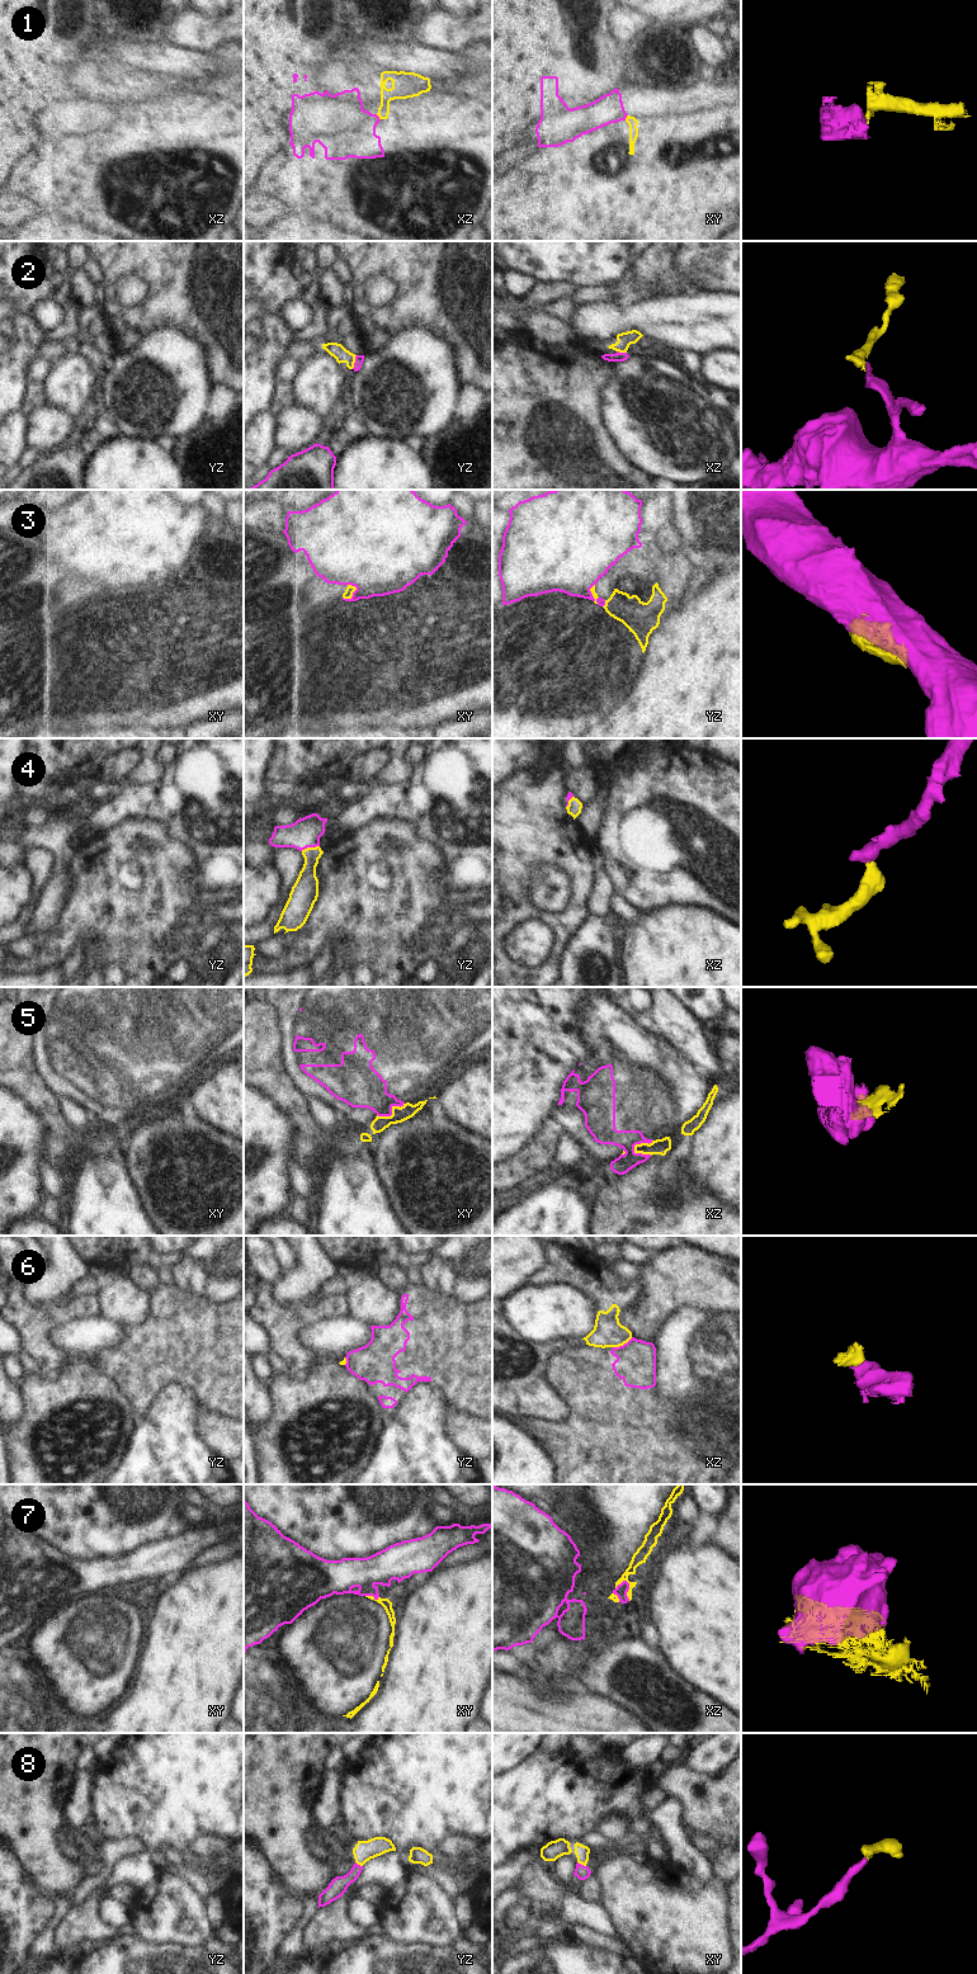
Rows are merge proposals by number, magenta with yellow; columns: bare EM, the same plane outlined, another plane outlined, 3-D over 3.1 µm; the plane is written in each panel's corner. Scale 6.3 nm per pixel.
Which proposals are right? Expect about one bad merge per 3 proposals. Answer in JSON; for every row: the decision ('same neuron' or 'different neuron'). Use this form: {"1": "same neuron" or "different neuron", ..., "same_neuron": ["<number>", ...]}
{"1": "different neuron", "2": "same neuron", "3": "different neuron", "4": "same neuron", "5": "different neuron", "6": "different neuron", "7": "different neuron", "8": "same neuron", "same_neuron": ["2", "4", "8"]}

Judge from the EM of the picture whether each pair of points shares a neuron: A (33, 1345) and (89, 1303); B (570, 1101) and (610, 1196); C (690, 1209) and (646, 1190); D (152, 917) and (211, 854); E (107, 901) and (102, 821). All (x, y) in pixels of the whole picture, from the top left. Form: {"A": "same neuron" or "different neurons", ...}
{"A": "same neuron", "B": "different neurons", "C": "same neuron", "D": "different neurons", "E": "different neurons"}

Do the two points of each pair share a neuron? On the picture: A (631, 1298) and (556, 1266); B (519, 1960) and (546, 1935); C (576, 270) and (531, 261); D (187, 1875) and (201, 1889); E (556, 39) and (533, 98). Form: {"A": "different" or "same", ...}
{"A": "same", "B": "same", "C": "same", "D": "same", "E": "same"}

